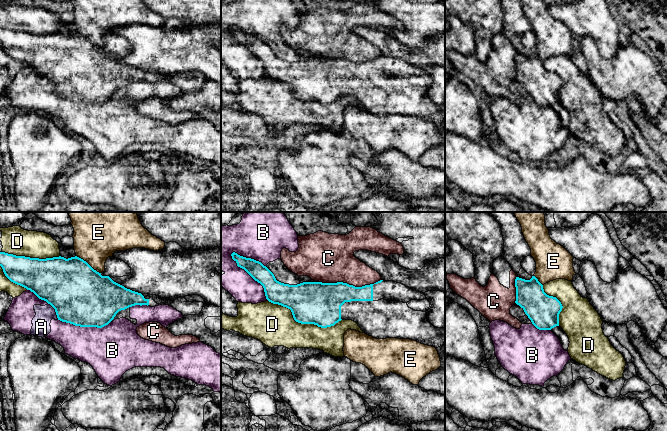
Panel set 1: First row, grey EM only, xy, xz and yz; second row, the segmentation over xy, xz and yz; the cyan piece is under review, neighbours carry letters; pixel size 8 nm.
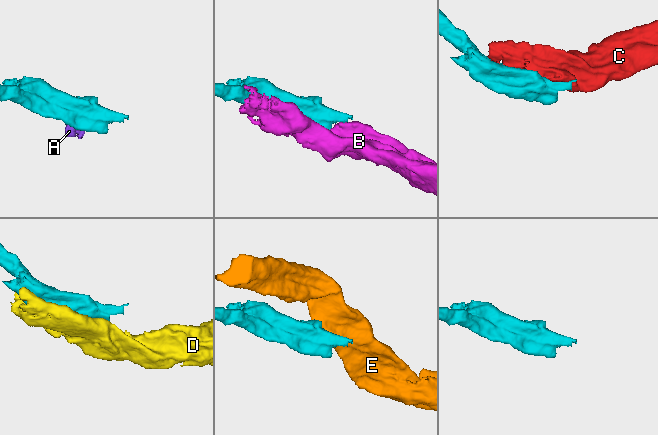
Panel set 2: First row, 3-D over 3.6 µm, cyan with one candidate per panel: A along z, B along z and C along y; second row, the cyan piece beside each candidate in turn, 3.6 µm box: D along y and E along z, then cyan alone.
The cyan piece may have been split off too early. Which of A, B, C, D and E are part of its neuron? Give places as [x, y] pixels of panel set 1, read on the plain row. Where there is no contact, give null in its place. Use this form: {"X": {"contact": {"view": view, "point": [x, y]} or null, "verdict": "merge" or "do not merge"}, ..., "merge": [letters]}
{"A": {"contact": {"view": "xy", "point": [55, 87]}, "verdict": "do not merge"}, "B": {"contact": {"view": "xz", "point": [250, 51]}, "verdict": "do not merge"}, "C": {"contact": {"view": "xz", "point": [350, 61]}, "verdict": "do not merge"}, "D": {"contact": {"view": "xz", "point": [302, 99]}, "verdict": "do not merge"}, "E": {"contact": {"view": "xy", "point": [87, 39]}, "verdict": "do not merge"}, "merge": []}

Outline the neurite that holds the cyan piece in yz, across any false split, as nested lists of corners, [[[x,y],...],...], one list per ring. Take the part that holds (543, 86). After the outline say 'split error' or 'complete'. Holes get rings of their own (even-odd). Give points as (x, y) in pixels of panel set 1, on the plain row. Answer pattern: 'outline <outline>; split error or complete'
outline [[[535,52],[530,56],[519,53],[515,55],[516,77],[539,106],[551,106],[559,102],[561,78],[544,68],[543,61]]]; complete

